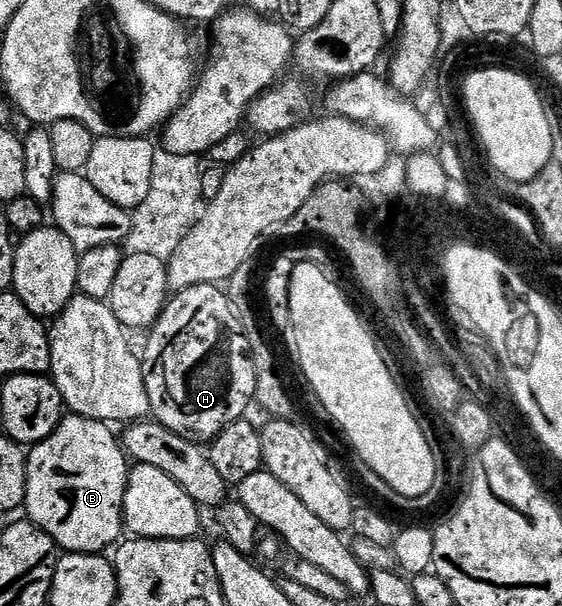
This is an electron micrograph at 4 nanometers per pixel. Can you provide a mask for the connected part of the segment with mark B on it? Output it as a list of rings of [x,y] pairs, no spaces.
[[[69,413],[61,418],[58,428],[46,440],[36,443],[31,447],[27,455],[27,474],[25,476],[25,498],[23,509],[28,510],[27,517],[45,530],[56,542],[61,551],[71,552],[74,554],[100,554],[104,549],[115,547],[121,541],[122,531],[124,530],[124,493],[128,483],[128,471],[130,469],[130,459],[124,452],[124,448],[119,437],[112,435],[113,427],[107,422],[100,422],[97,419],[86,419],[81,415]]]

